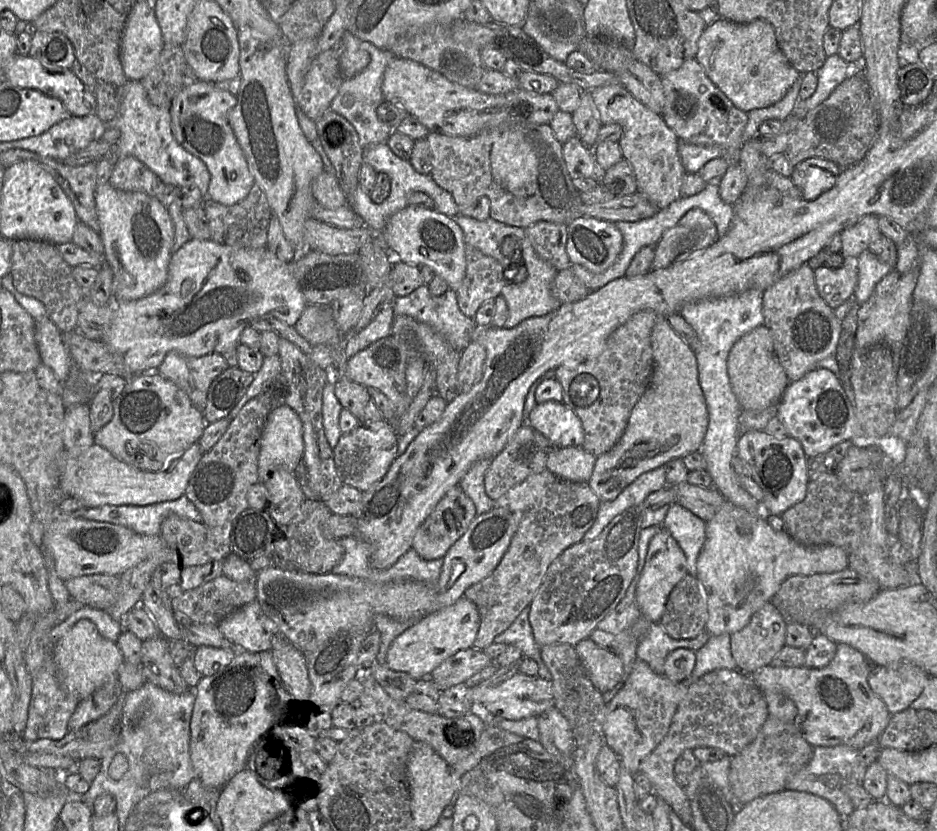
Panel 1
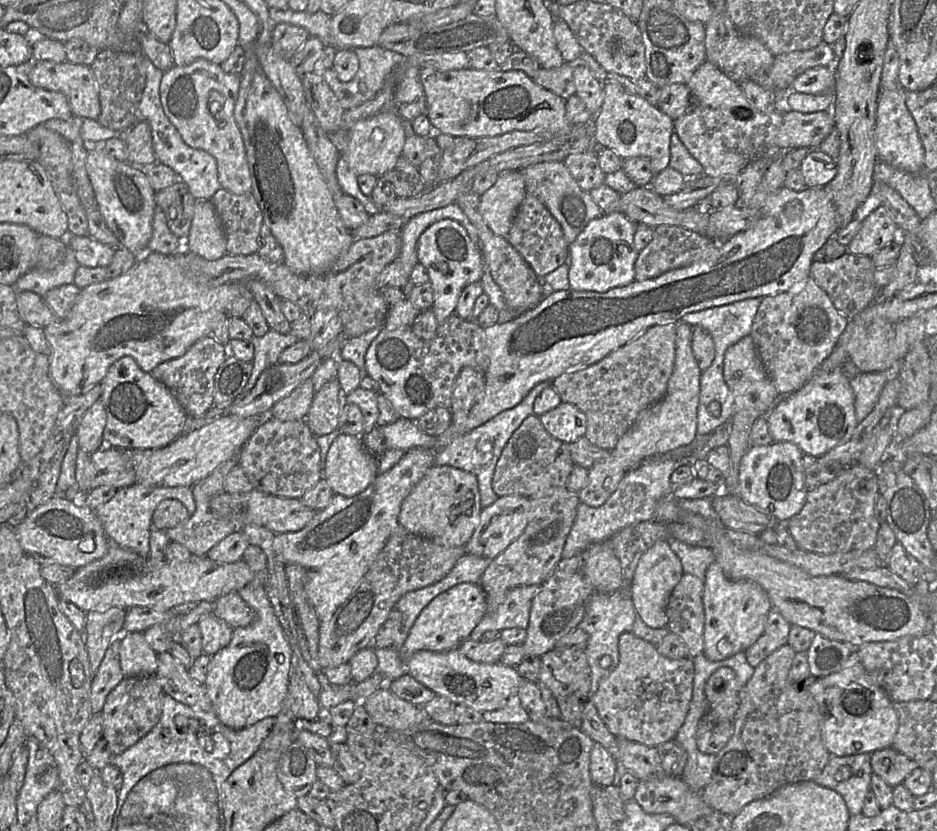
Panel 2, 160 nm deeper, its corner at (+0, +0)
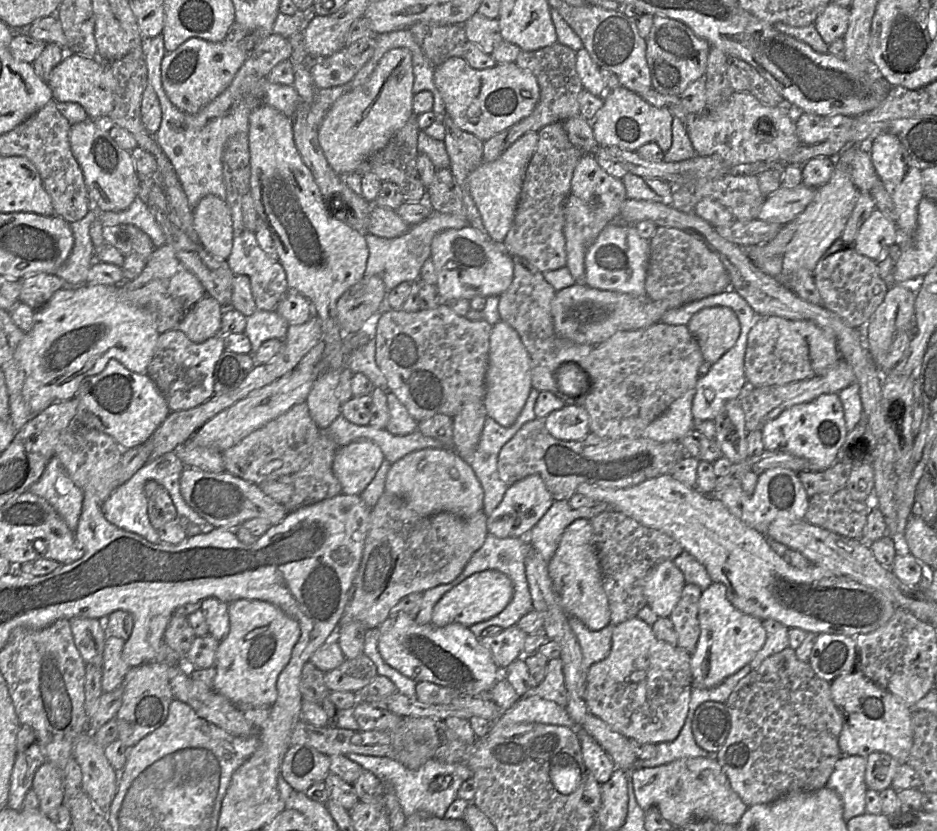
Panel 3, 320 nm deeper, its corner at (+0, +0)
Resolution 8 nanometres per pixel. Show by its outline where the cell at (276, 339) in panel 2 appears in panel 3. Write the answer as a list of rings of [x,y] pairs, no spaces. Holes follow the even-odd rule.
[[[257,309],[251,316],[246,317],[244,334],[251,343],[251,355],[259,347],[271,339],[283,340],[286,337],[290,324],[276,311]]]

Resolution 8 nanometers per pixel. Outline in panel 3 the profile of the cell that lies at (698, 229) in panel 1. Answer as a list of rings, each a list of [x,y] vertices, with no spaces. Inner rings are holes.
[[[805,184],[794,188],[781,186],[766,197],[756,218],[784,226],[805,210],[813,200],[815,192],[815,188]]]

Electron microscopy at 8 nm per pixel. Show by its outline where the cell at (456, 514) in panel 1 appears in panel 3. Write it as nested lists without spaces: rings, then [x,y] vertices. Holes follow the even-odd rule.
[[[452,447],[417,450],[392,463],[385,491],[401,498],[420,516],[449,512],[470,517],[483,510],[483,488],[471,466]]]

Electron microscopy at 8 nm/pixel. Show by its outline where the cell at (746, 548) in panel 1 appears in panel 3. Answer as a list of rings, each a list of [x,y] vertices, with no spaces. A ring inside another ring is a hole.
[[[712,582],[699,599],[700,635],[691,653],[692,688],[710,689],[749,664],[766,641],[763,621],[736,609],[726,596],[722,583]]]

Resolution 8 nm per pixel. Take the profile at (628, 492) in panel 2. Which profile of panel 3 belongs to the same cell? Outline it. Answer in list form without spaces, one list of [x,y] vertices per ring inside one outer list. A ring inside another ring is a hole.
[[[567,500],[553,501],[540,520],[519,538],[526,539],[532,548],[537,550],[548,563],[553,557],[560,538],[568,525],[580,518],[590,520],[599,513],[610,509],[612,508],[606,503],[573,509]]]

